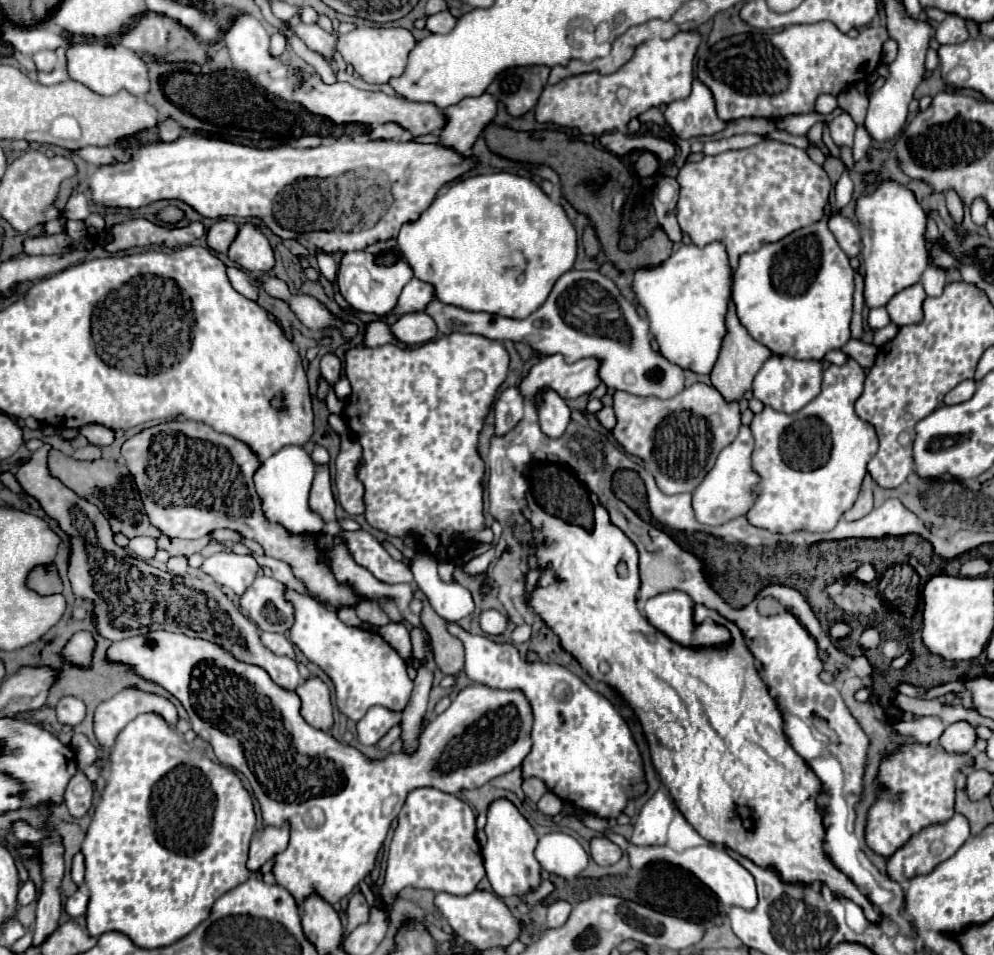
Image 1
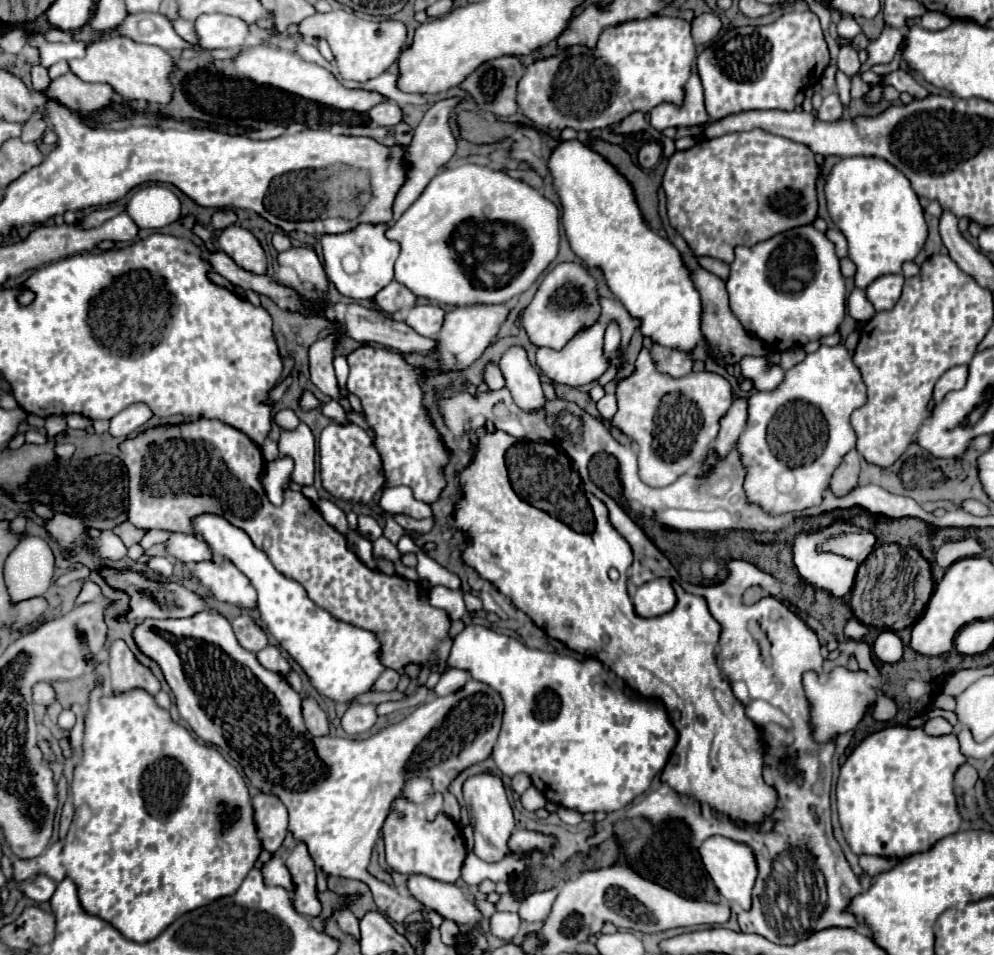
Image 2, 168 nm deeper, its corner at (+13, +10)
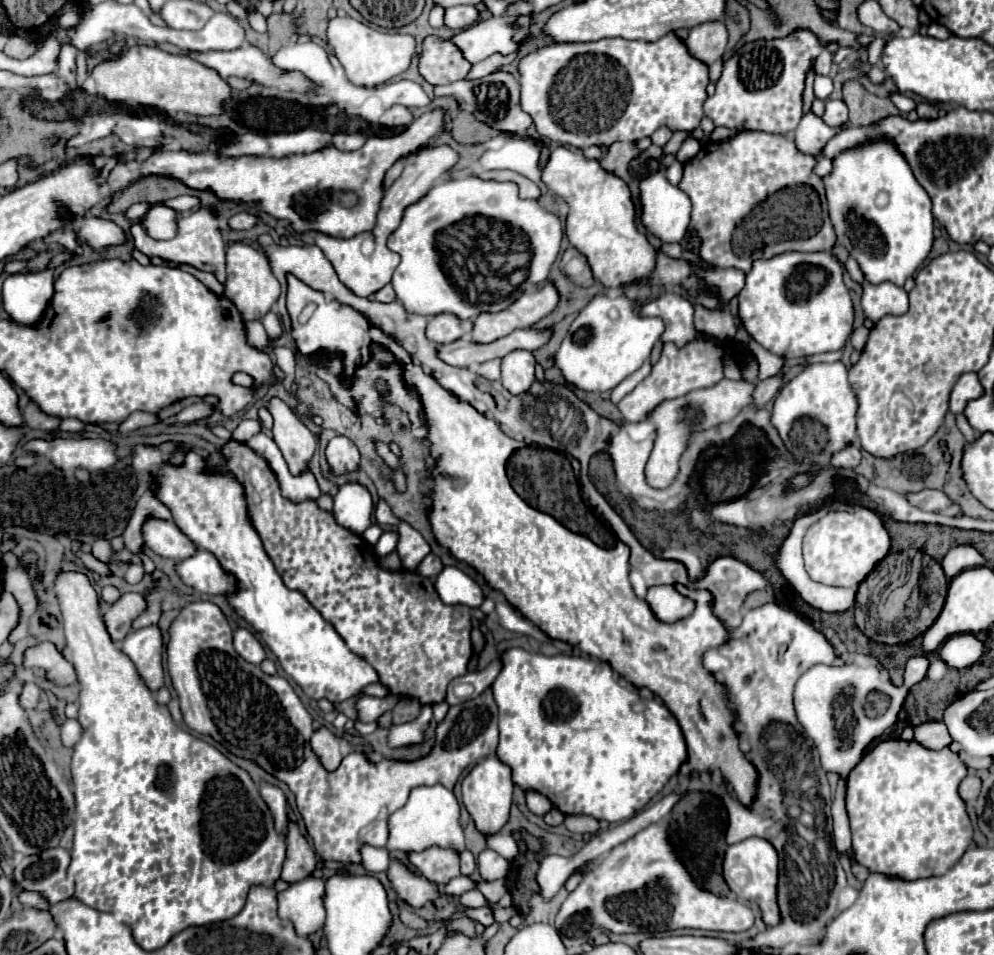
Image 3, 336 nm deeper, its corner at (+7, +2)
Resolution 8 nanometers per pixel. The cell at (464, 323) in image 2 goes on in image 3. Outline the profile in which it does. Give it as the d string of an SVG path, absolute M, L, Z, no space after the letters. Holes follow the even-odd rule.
M546 281L540 289L526 289L510 307L498 313L482 313L476 317L472 329L472 341L490 343L498 337L510 335L514 329L532 327L542 317L550 315L560 301L558 289L552 281Z

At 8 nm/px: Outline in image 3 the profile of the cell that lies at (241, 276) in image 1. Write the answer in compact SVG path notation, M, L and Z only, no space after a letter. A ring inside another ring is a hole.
M272 311L262 319L262 325L264 325L264 329L266 329L266 333L268 333L268 337L270 337L272 341L282 335L282 325L280 325L278 317L276 317Z

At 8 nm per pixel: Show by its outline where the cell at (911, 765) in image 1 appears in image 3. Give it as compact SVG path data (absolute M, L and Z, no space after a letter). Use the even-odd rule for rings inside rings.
M888 739L888 741L878 743L868 755L864 755L864 759L848 775L846 811L848 811L848 817L850 817L850 829L852 829L852 853L854 853L854 861L858 861L860 865L864 865L870 873L882 873L886 877L898 877L898 879L904 879L904 881L914 881L914 879L934 877L934 875L946 873L958 861L958 857L962 857L962 853L968 849L968 845L972 841L972 823L970 823L970 817L966 813L964 801L958 795L958 785L960 785L960 781L964 777L966 777L966 765L964 765L964 761L960 759L958 753L952 753L948 747L940 749L940 751L932 751L932 749L926 749L926 747L918 745L916 741L900 741L900 739Z

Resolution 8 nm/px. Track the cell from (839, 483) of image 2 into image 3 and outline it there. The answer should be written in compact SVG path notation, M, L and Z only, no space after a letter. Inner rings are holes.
M848 443L842 451L834 453L830 457L830 463L834 467L848 467L848 469L854 469L858 463L860 463L860 447L856 447L854 443Z

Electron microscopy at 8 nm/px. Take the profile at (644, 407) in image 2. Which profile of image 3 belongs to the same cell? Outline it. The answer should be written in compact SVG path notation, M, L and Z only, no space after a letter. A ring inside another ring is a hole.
M724 377L714 387L696 389L696 391L690 391L686 397L678 397L674 401L664 401L648 417L648 421L656 427L658 437L656 437L656 445L654 445L652 455L648 459L648 465L646 465L646 481L650 485L654 485L656 489L670 485L670 481L674 481L674 477L678 475L678 459L682 455L682 449L686 449L686 441L688 441L690 431L710 429L714 425L720 425L720 423L736 417L740 413L740 409L752 405L754 387L756 385L746 381L746 379L732 381L732 379Z

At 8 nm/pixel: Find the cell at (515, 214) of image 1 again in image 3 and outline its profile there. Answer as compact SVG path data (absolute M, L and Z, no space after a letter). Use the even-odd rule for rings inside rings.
M478 177L450 179L438 183L420 201L404 209L400 227L388 237L388 249L400 255L400 265L396 267L390 283L394 287L396 301L402 303L408 313L426 317L452 313L460 319L476 319L480 313L506 309L524 293L526 287L544 283L560 253L560 241L562 225L558 217L542 209L538 201L520 199L516 183L484 181ZM474 215L484 215L508 225L508 231L500 233L498 245L492 245L492 253L478 251L476 255L466 257L466 265L438 255L434 247L436 233ZM488 255L490 263L500 263L498 273L488 269Z

